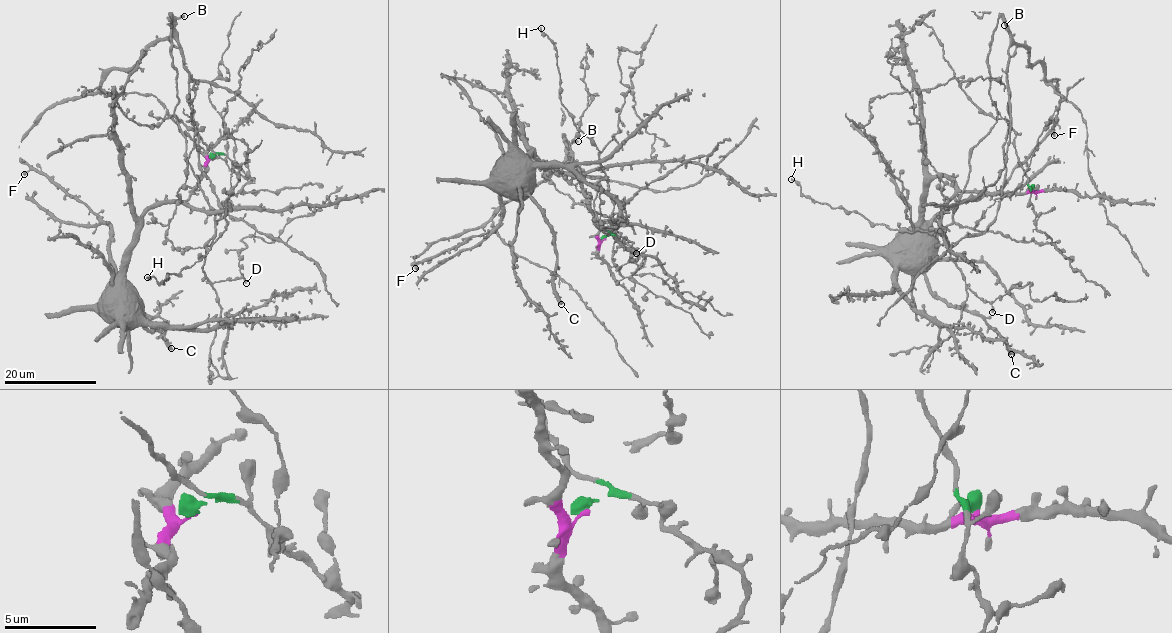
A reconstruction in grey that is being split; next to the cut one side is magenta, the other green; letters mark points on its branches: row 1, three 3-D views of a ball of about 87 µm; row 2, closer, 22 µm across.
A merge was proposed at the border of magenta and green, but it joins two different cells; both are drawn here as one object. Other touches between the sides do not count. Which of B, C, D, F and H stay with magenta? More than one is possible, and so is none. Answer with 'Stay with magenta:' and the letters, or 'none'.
Stay with magenta: C, F

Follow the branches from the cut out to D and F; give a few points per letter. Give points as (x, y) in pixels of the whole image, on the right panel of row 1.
D: (1033, 190), (1035, 225), (1052, 243), (946, 227), (952, 262), (992, 312)
F: (1033, 190), (959, 190), (939, 176), (928, 185), (924, 221), (998, 191), (1040, 141), (1054, 135)

